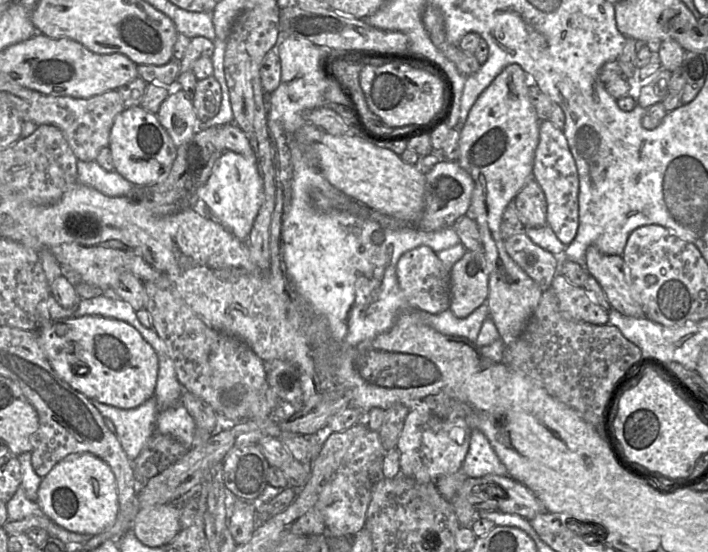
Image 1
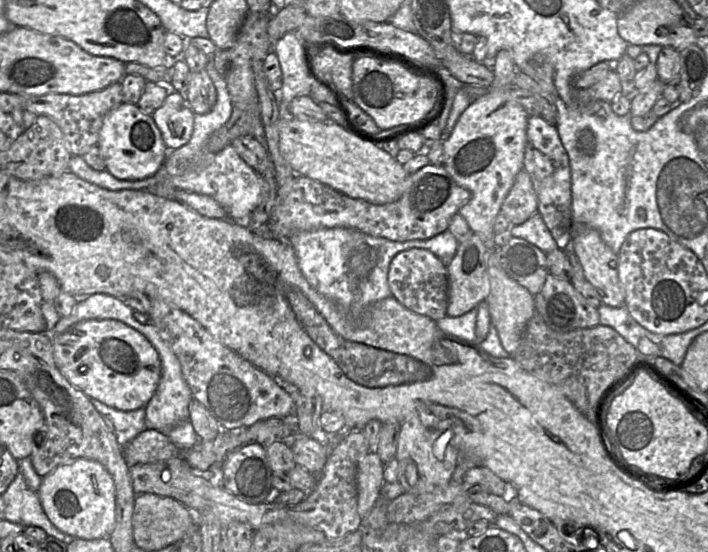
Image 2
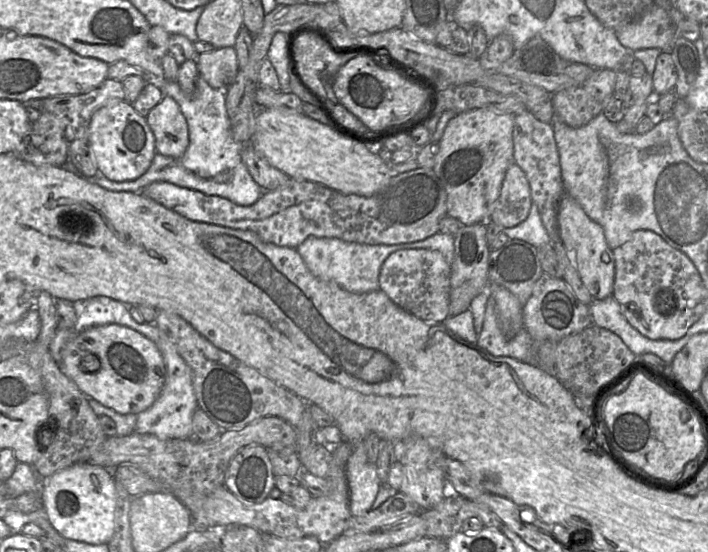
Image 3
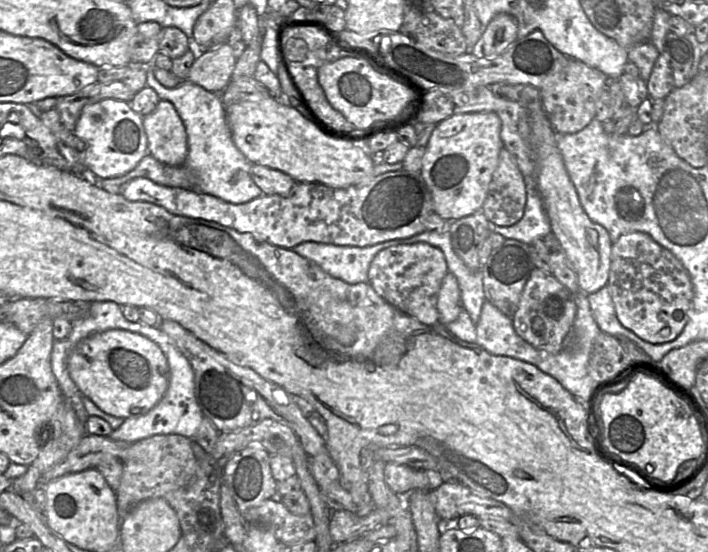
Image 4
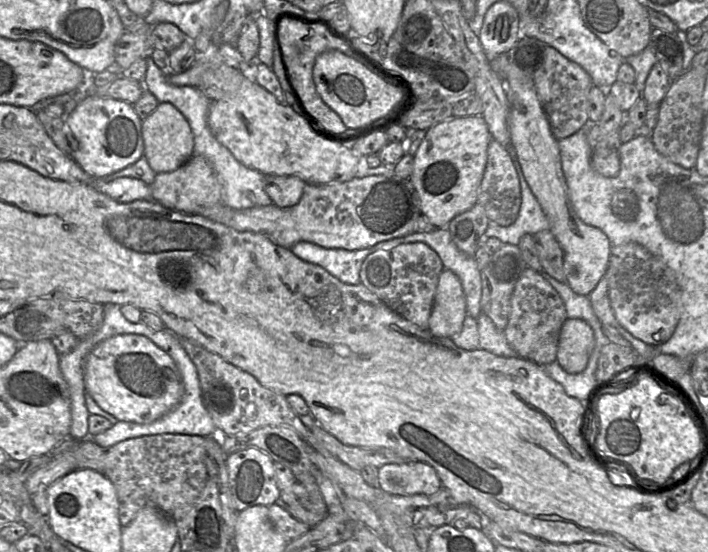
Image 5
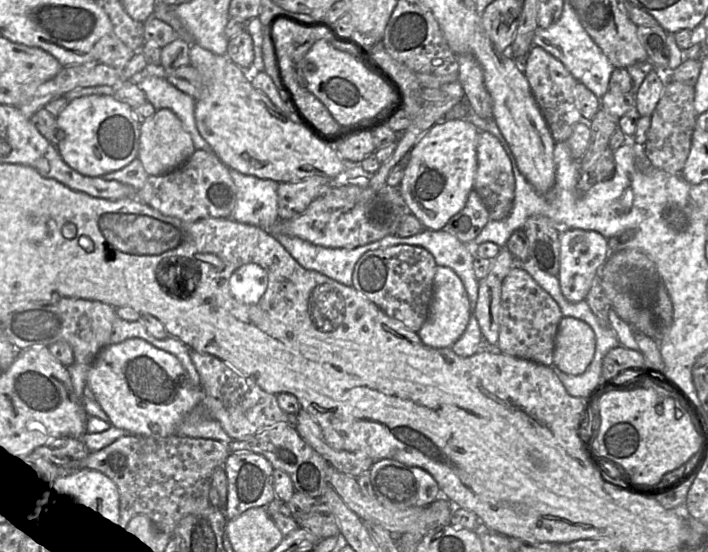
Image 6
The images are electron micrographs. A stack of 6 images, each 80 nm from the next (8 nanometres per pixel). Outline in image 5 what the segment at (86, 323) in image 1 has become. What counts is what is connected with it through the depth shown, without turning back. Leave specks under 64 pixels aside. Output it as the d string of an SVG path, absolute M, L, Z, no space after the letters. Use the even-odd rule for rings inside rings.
M142 335L111 337L91 350L84 362L85 392L120 422L152 423L181 400L183 382L173 359Z

